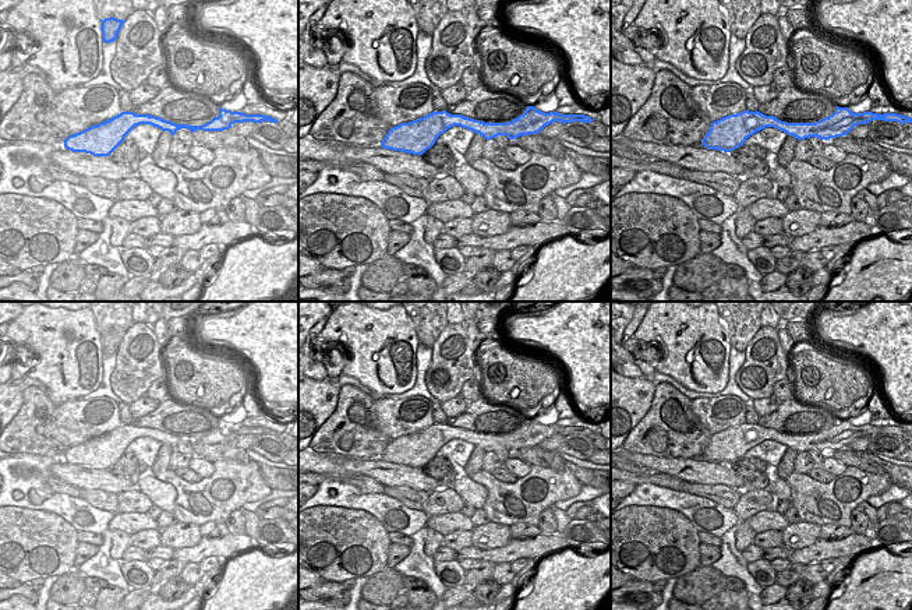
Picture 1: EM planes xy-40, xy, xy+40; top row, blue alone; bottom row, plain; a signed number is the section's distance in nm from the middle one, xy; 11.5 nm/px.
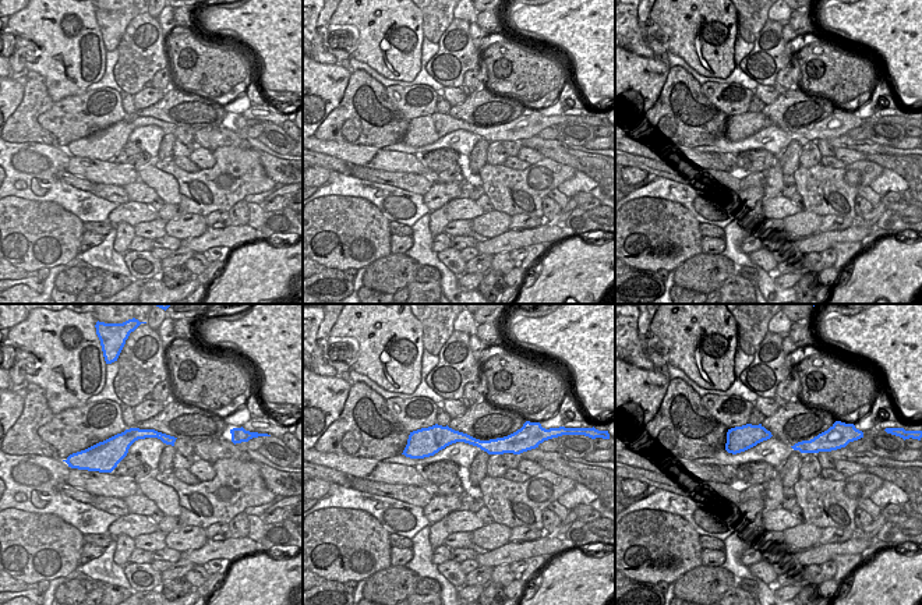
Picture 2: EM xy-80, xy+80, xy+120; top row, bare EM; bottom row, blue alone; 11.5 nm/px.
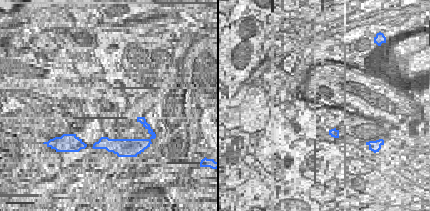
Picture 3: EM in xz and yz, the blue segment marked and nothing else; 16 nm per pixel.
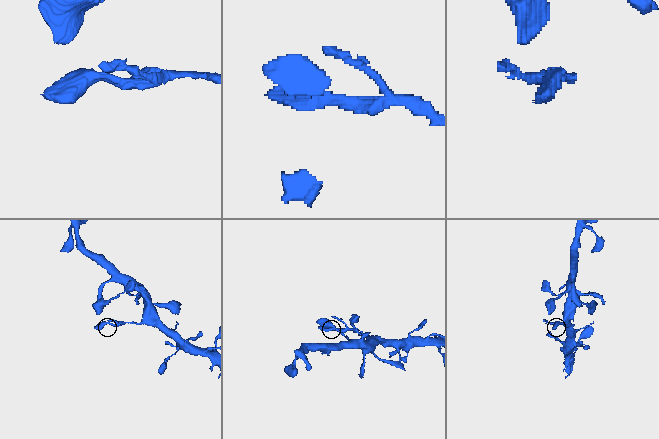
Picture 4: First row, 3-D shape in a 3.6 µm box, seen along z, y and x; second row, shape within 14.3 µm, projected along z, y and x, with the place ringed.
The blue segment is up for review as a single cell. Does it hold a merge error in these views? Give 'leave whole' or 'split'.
leave whole

